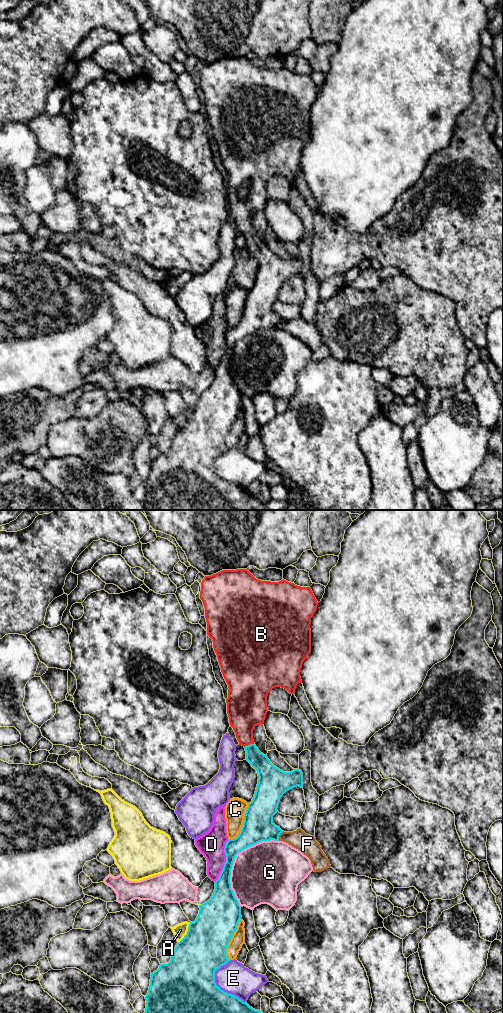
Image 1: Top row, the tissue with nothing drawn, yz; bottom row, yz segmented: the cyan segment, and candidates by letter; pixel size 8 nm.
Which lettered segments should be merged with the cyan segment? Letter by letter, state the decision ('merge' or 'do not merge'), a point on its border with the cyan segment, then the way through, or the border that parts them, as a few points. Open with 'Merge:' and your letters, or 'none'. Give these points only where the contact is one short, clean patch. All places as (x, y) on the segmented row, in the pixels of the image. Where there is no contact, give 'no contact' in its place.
Merge: B
A: do not merge; contact yz (187, 933)
B: merge; contact yz (250, 744); way yz (266, 770), (253, 755), (250, 744), (244, 735), (244, 714)
C: do not merge; contact yz (243, 824)
D: do not merge; contact yz (226, 861); border yz (228, 840), (224, 846), (225, 862), (223, 868), (214, 881)
E: do not merge; contact yz (216, 985)
F: do not merge; contact yz (279, 834); border yz (283, 831), (278, 839)
G: do not merge; contact yz (233, 860)

